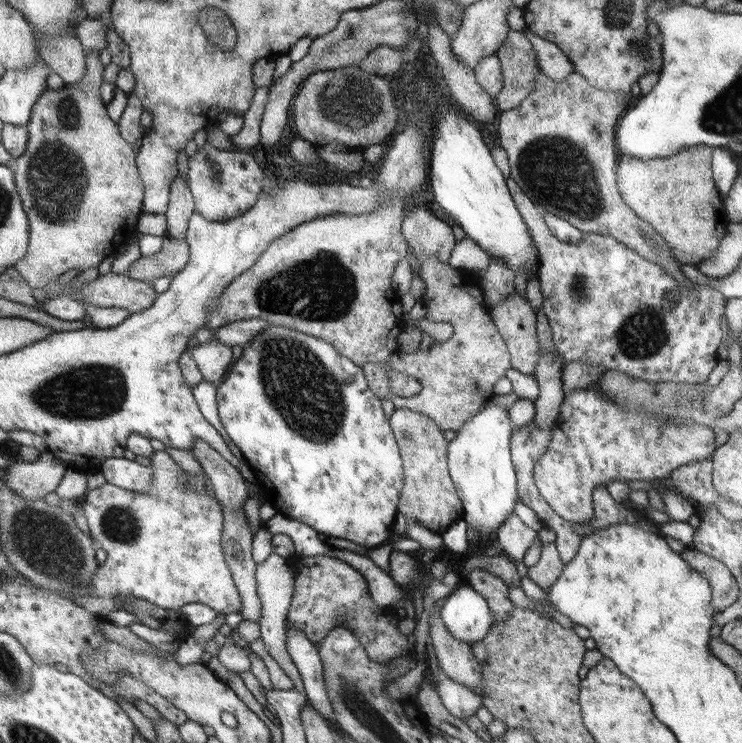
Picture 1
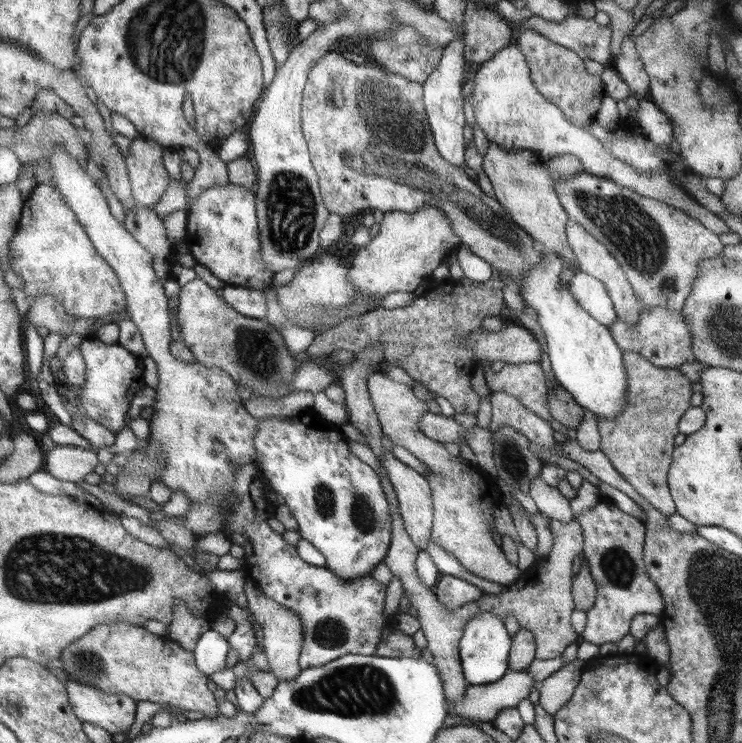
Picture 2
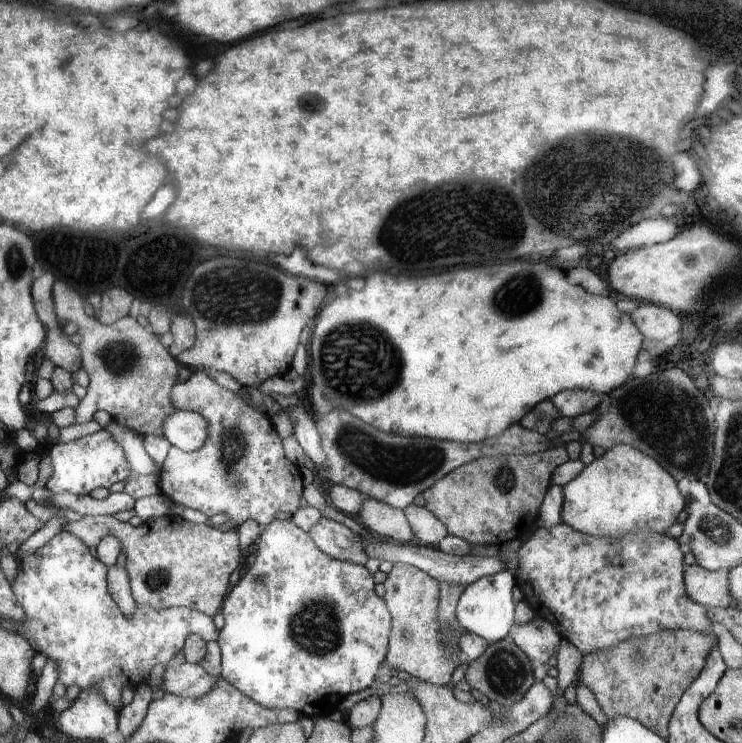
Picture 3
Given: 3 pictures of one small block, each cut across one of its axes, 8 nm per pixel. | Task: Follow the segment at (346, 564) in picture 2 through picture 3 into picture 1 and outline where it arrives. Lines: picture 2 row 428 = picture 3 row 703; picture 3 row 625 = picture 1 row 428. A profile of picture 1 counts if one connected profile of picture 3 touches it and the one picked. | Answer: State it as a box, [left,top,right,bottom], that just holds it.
[217,326,403,550]

